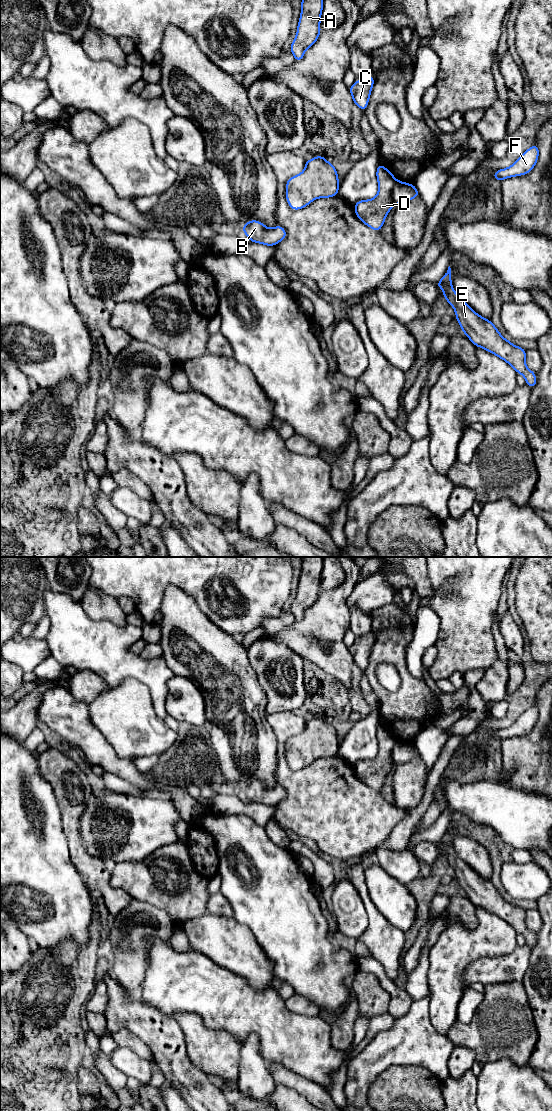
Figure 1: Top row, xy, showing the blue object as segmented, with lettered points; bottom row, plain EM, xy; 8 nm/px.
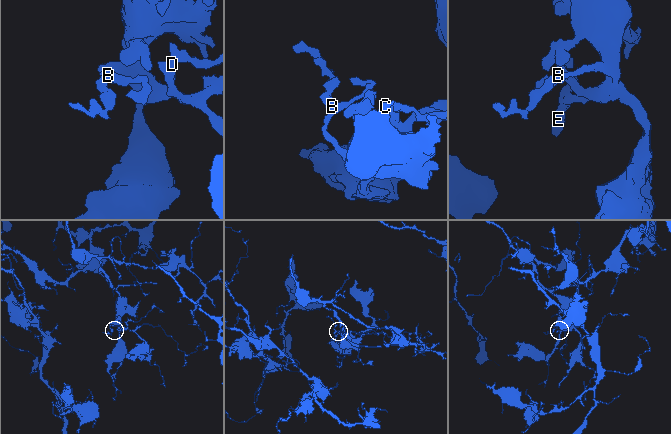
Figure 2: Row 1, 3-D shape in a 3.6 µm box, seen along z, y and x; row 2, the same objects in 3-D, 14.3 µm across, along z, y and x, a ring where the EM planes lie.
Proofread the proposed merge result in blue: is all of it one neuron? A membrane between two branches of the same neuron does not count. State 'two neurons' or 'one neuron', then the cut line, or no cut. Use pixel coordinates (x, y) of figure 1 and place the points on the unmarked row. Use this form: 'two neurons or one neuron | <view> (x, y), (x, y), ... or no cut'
two neurons | xy (397, 741), (393, 748), (393, 763)

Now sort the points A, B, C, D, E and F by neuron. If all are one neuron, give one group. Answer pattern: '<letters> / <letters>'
A B C D E / F

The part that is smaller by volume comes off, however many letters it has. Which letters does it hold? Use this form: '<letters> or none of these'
F

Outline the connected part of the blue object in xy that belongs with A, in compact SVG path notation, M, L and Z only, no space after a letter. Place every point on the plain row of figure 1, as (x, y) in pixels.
M302 557L297 594L290 606L295 621L301 621L304 618L305 611L317 601L321 593L323 561L323 557Z

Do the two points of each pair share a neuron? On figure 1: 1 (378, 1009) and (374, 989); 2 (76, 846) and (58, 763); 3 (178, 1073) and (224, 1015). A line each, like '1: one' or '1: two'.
1: one
2: one
3: two

